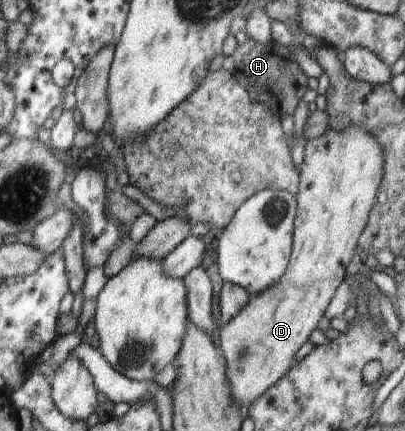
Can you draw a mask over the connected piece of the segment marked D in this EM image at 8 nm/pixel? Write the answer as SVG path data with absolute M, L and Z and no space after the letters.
M348 125L344 129L332 130L327 129L321 136L317 138L311 138L307 140L304 150L303 162L299 168L299 181L298 191L296 191L296 203L298 209L296 211L296 221L294 221L294 233L293 235L293 248L286 269L286 273L281 277L280 281L277 281L272 287L265 289L259 294L255 294L249 298L248 305L244 306L244 309L230 321L223 325L220 329L220 347L222 347L223 356L226 359L226 377L228 377L228 383L230 383L230 389L232 389L232 401L238 409L244 410L244 405L252 405L252 401L256 401L260 395L266 393L267 389L270 389L276 381L280 379L290 369L293 360L295 359L296 351L309 341L308 338L312 335L312 331L318 327L320 319L324 317L324 311L332 299L332 295L336 293L338 285L344 282L344 277L347 275L346 265L351 263L354 259L356 247L359 245L359 237L362 230L368 225L368 218L374 202L376 201L376 193L380 187L380 181L384 177L384 153L382 153L382 147L378 145L376 137L372 137L372 133L368 133L368 129L362 127L362 125Z

